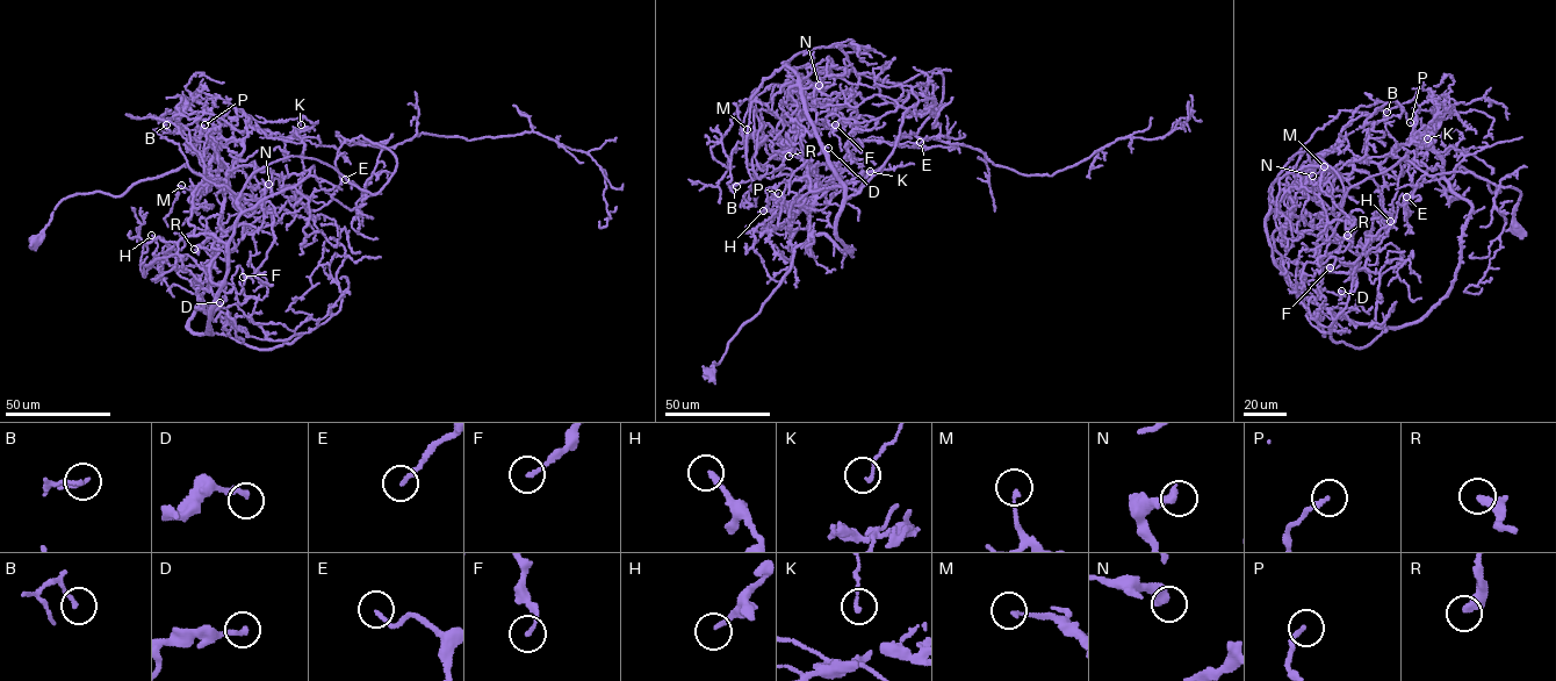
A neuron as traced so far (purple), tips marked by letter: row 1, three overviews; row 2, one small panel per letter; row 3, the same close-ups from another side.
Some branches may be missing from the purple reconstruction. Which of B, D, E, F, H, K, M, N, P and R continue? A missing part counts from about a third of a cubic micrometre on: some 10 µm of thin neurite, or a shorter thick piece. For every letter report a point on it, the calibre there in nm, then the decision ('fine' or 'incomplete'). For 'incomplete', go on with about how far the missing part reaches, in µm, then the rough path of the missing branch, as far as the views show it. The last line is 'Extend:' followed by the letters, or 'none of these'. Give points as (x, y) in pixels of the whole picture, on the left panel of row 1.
B: place (166, 124); calibre 150 nm; fine
D: place (220, 302); calibre 200 nm; fine
E: place (345, 179); calibre 170 nm; fine
F: place (243, 277); calibre 150 nm; fine
H: place (151, 235); calibre 190 nm; fine
K: place (301, 124); calibre 130 nm; fine
M: place (181, 185); calibre 150 nm; fine
N: place (268, 184); calibre 400 nm; fine
P: place (204, 124); calibre 180 nm; fine
R: place (194, 249); calibre 400 nm; fine
Extend: none of these

